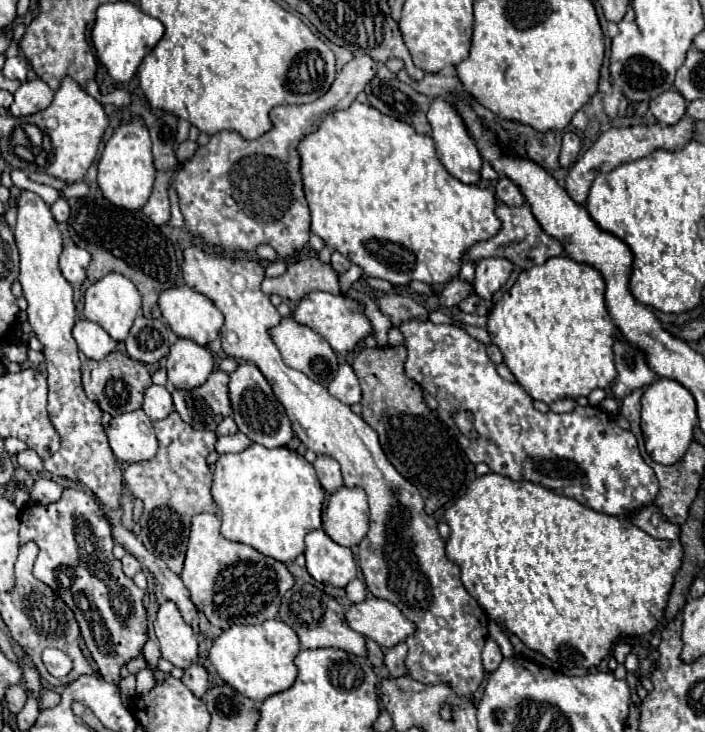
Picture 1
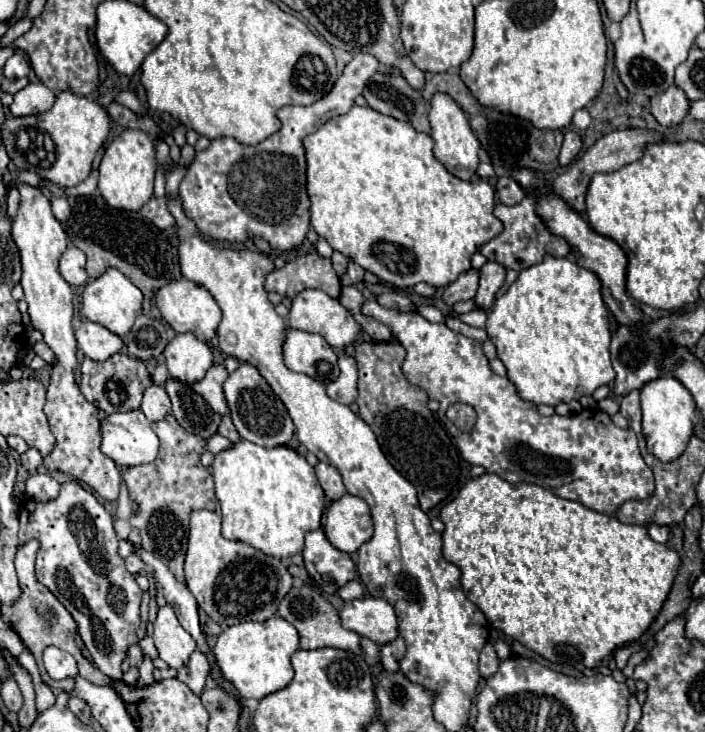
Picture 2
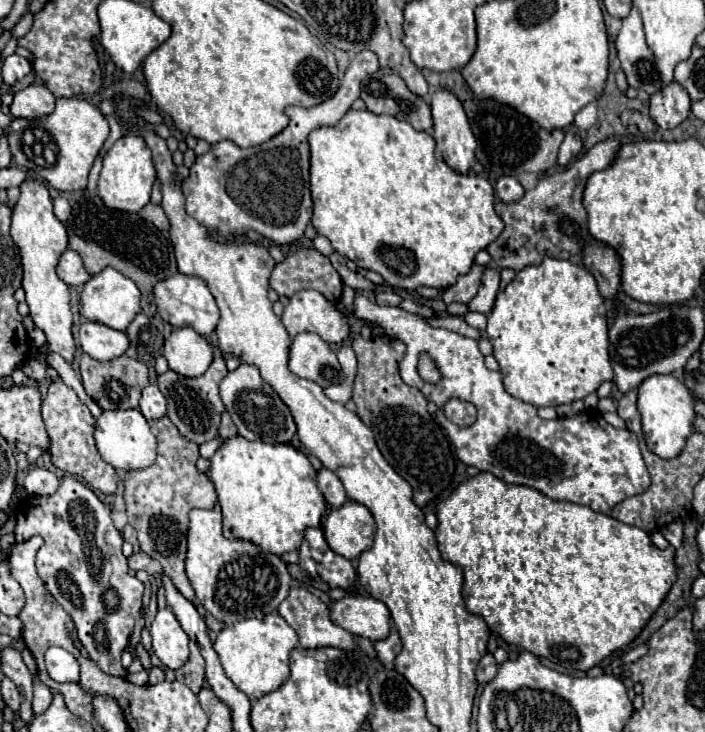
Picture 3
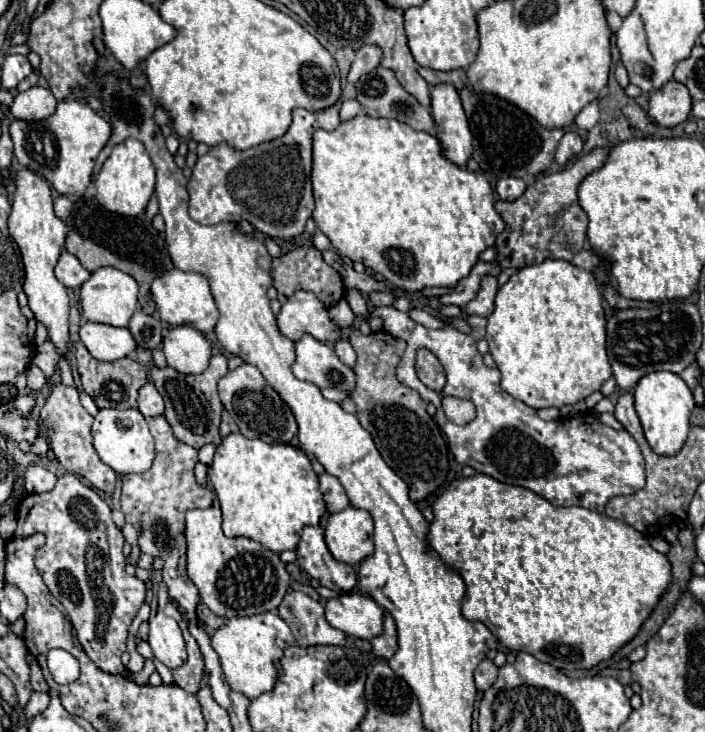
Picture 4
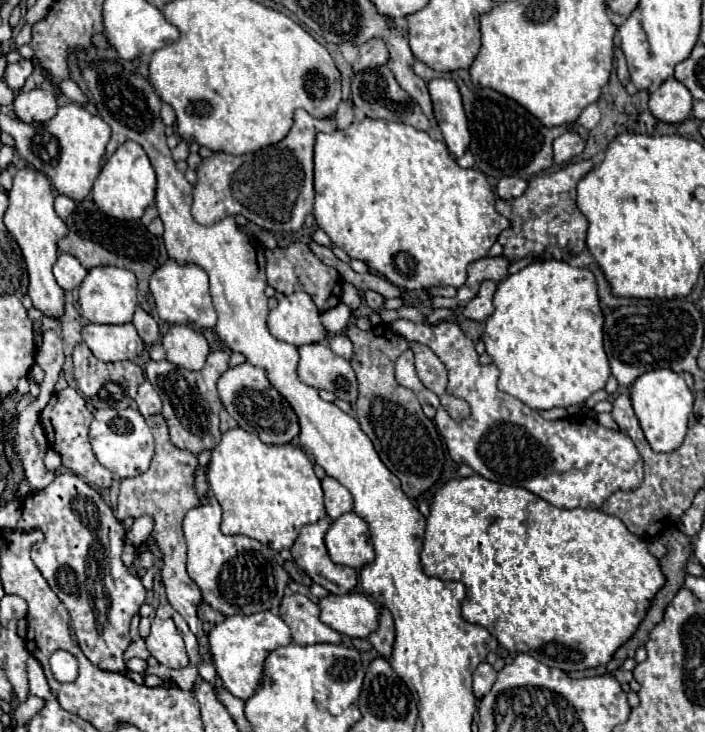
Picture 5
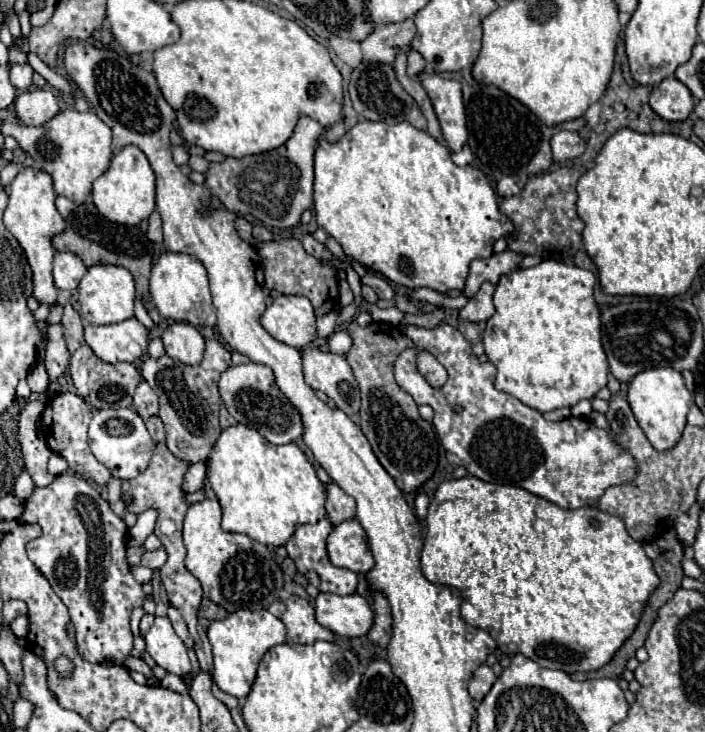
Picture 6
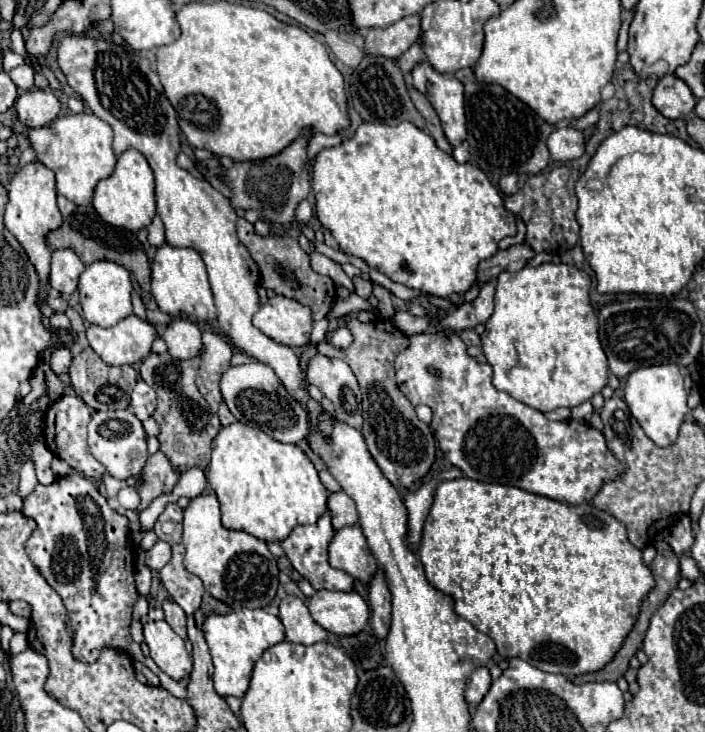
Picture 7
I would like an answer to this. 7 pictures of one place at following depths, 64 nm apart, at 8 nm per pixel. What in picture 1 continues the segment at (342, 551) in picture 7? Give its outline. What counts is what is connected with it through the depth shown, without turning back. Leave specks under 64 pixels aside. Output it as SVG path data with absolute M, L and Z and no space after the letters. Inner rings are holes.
M342 486L326 506L324 532L340 546L354 548L368 534L368 502L362 488Z

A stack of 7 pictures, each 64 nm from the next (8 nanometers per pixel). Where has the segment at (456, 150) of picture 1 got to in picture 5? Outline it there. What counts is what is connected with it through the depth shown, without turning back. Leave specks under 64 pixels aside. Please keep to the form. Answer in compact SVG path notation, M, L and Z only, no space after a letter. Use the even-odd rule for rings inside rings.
M434 78L428 82L428 92L432 96L434 116L438 120L448 150L454 156L462 156L468 148L470 132L458 84L454 80Z

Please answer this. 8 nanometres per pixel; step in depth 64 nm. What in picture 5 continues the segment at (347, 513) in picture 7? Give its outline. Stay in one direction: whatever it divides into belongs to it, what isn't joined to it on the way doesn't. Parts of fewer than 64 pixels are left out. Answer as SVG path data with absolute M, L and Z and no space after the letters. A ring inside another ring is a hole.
M326 476L322 480L322 490L324 490L324 504L326 504L326 512L330 520L336 520L342 514L354 510L354 500L350 492L338 480Z

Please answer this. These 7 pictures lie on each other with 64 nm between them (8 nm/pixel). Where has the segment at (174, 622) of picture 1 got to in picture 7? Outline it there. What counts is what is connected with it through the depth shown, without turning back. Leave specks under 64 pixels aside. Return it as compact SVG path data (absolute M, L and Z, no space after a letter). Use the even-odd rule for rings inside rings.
M160 620L144 624L144 642L150 648L150 658L170 678L180 682L192 672L192 660L186 644L168 622Z

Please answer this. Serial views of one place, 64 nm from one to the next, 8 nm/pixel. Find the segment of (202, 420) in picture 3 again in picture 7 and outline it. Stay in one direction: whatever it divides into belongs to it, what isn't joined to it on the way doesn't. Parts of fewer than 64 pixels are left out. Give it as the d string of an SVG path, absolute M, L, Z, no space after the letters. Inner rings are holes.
M204 332L204 346L196 358L174 360L168 352L150 354L140 364L140 376L156 390L158 406L152 418L160 424L160 452L164 452L172 468L182 474L194 466L206 468L210 460L210 442L220 432L220 420L216 416L222 402L220 378L230 368L234 348L228 340L214 332Z

